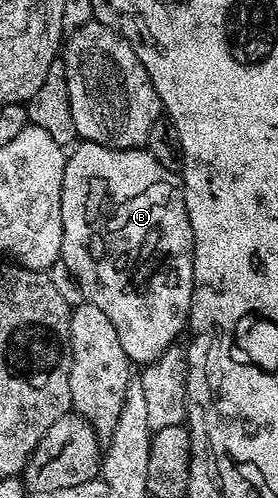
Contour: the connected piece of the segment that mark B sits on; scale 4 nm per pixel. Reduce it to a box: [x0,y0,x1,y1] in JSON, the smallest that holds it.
[60,141,194,367]

